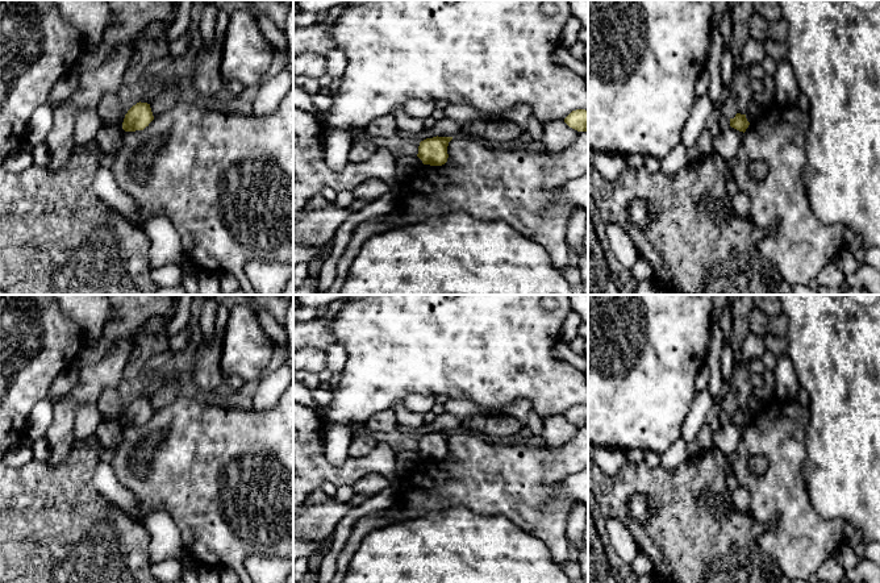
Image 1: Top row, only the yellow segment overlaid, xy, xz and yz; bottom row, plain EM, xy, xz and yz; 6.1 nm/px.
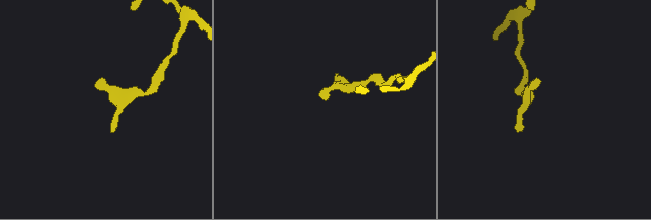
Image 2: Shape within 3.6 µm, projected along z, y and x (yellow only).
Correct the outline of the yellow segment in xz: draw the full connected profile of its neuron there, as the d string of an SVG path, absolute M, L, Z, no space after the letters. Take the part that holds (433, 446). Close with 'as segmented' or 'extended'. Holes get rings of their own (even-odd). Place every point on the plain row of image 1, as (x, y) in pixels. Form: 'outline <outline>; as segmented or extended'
outline M433 432L420 437L417 451L424 459L442 461L447 457L447 441L452 432Z; as segmented

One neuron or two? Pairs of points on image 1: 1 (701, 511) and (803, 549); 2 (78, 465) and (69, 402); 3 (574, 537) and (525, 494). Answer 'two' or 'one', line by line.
1: two
2: two
3: two

